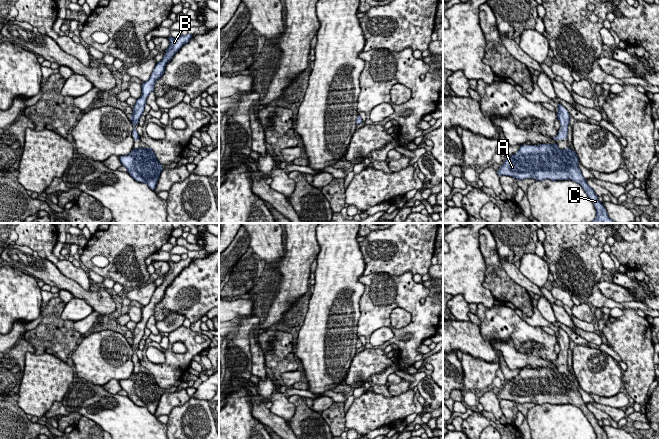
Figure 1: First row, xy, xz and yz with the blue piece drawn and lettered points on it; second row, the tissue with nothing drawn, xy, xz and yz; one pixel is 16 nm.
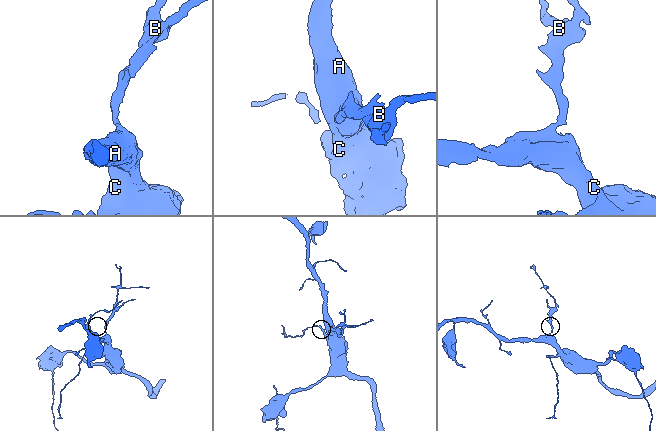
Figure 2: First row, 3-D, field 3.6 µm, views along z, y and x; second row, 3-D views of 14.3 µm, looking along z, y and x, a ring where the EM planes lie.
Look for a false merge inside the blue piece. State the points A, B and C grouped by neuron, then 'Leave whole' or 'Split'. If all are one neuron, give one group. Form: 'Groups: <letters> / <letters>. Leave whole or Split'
Groups: A B C. Leave whole

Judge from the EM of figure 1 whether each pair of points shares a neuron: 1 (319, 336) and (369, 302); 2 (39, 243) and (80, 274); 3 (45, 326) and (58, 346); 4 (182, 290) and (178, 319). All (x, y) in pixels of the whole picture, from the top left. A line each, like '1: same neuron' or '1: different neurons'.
1: different neurons
2: same neuron
3: same neuron
4: different neurons

